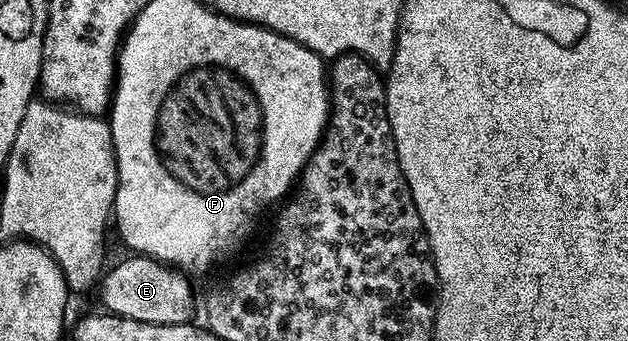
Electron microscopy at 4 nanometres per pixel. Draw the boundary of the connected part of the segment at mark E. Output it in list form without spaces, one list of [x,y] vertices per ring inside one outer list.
[[[145,254],[126,256],[123,262],[118,262],[114,267],[107,269],[100,279],[100,291],[102,290],[102,302],[109,313],[127,318],[128,320],[144,320],[148,324],[184,324],[193,319],[194,314],[194,290],[183,271],[166,265],[165,262],[157,262],[154,258],[148,258]]]

